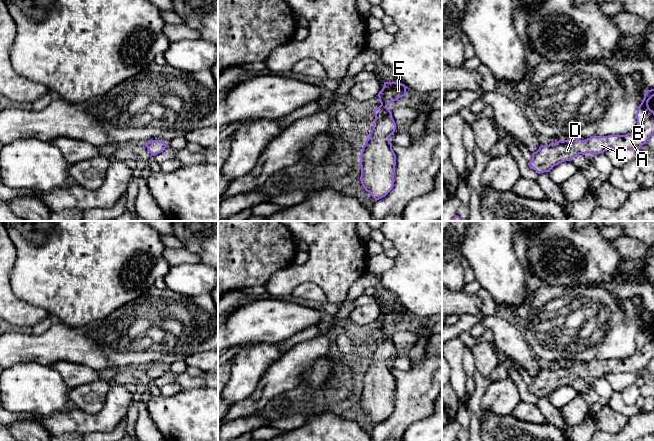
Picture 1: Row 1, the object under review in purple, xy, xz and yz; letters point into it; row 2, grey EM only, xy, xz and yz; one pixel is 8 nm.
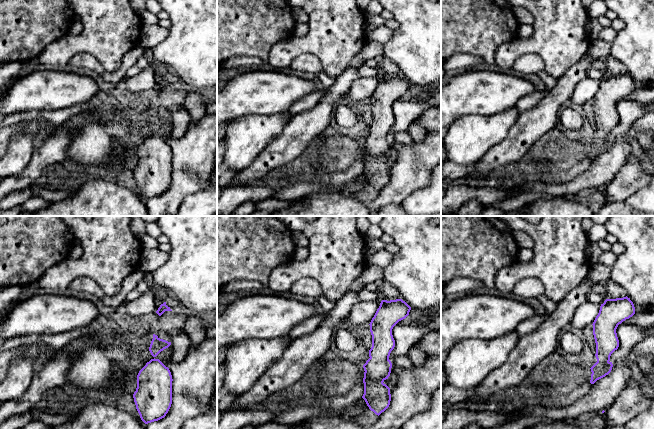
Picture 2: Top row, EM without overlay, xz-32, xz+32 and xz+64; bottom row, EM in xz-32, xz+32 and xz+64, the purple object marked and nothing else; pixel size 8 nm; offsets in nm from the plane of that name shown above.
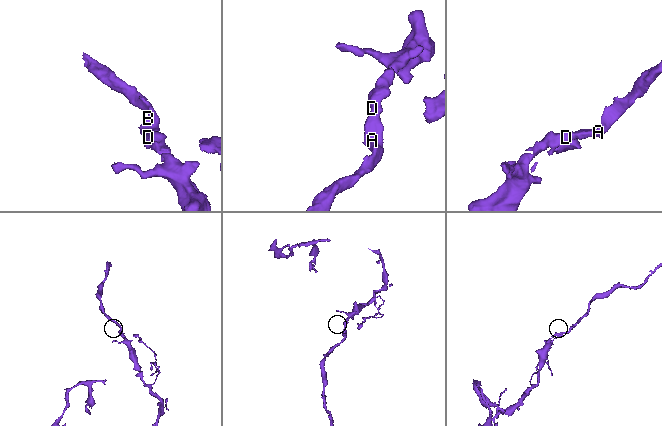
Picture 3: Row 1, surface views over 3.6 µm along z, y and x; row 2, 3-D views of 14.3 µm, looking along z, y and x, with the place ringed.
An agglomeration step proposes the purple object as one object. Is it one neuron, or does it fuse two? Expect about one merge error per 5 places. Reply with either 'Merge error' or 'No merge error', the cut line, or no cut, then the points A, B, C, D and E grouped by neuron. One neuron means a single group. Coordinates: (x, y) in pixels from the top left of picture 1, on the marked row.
No merge error. No split. Groups: A B C D E

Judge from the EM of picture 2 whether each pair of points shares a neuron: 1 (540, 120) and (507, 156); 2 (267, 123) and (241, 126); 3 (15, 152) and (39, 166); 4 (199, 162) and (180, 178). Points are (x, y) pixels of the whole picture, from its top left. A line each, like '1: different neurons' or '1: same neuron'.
1: same neuron
2: same neuron
3: different neurons
4: same neuron

